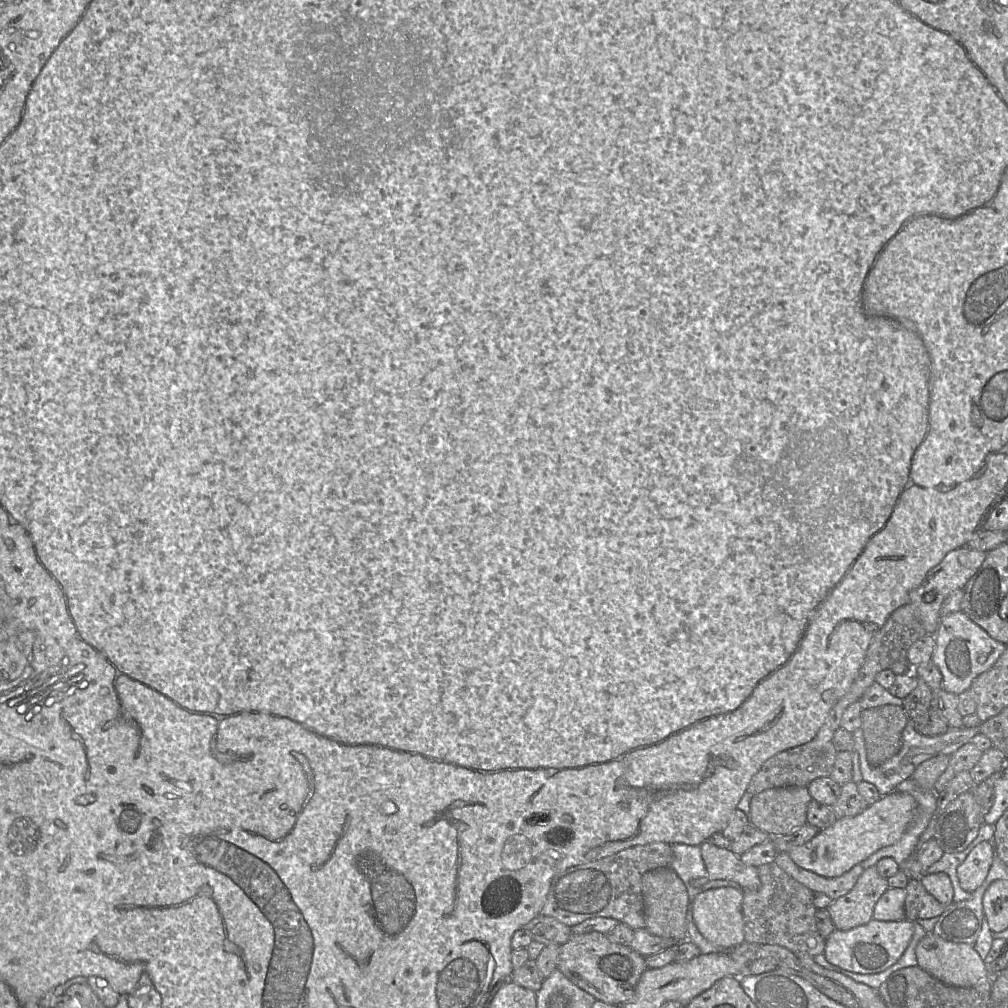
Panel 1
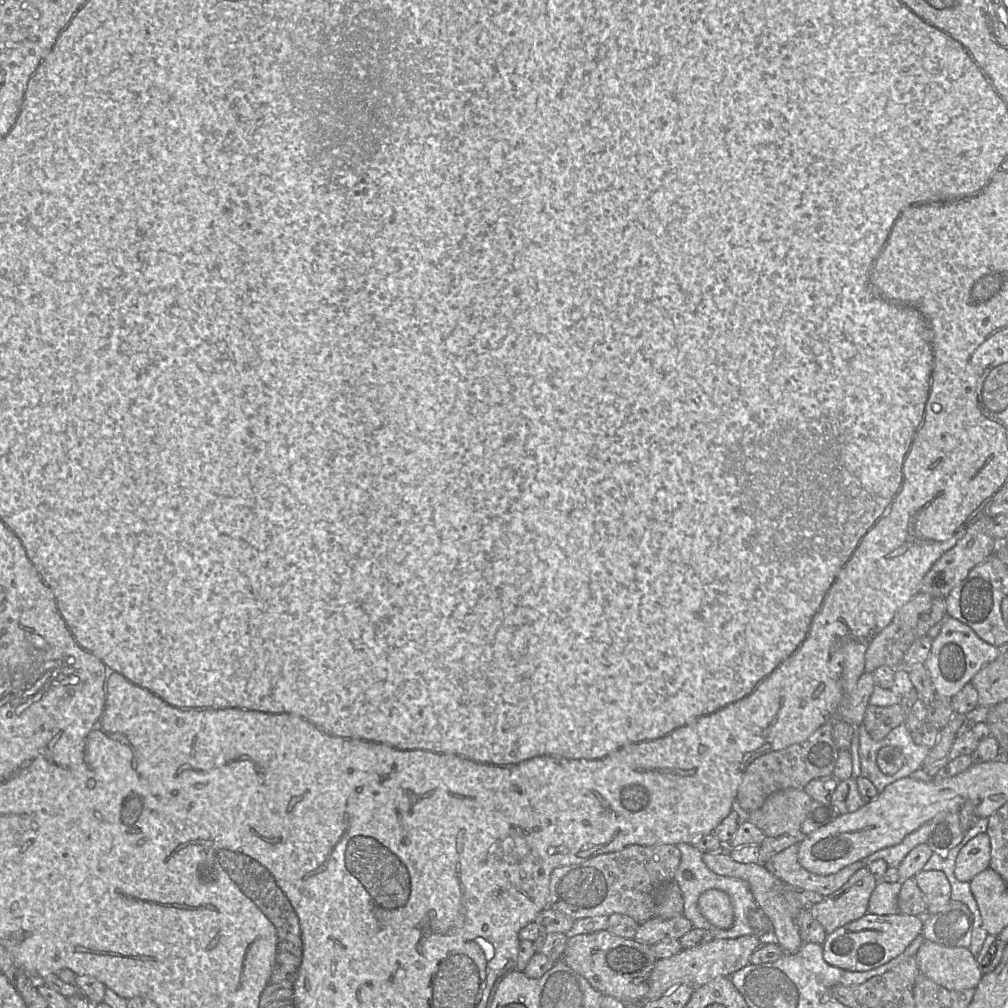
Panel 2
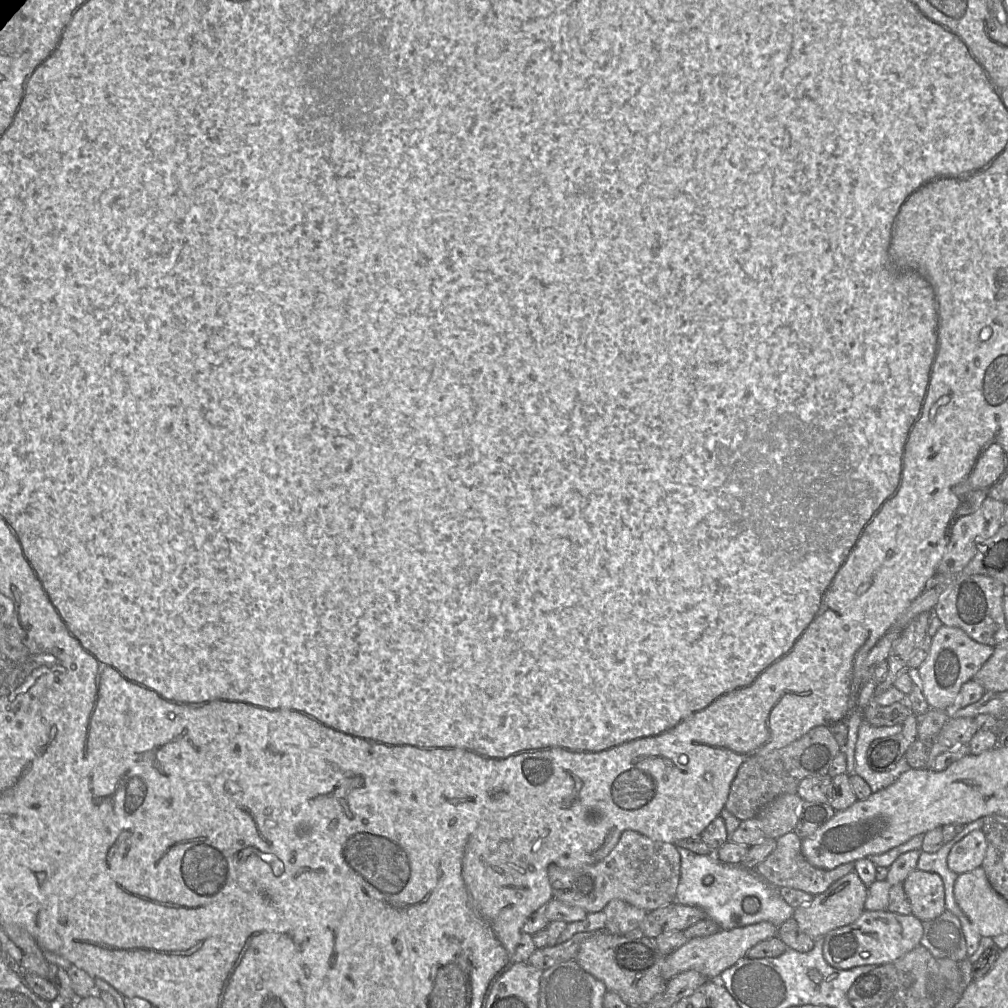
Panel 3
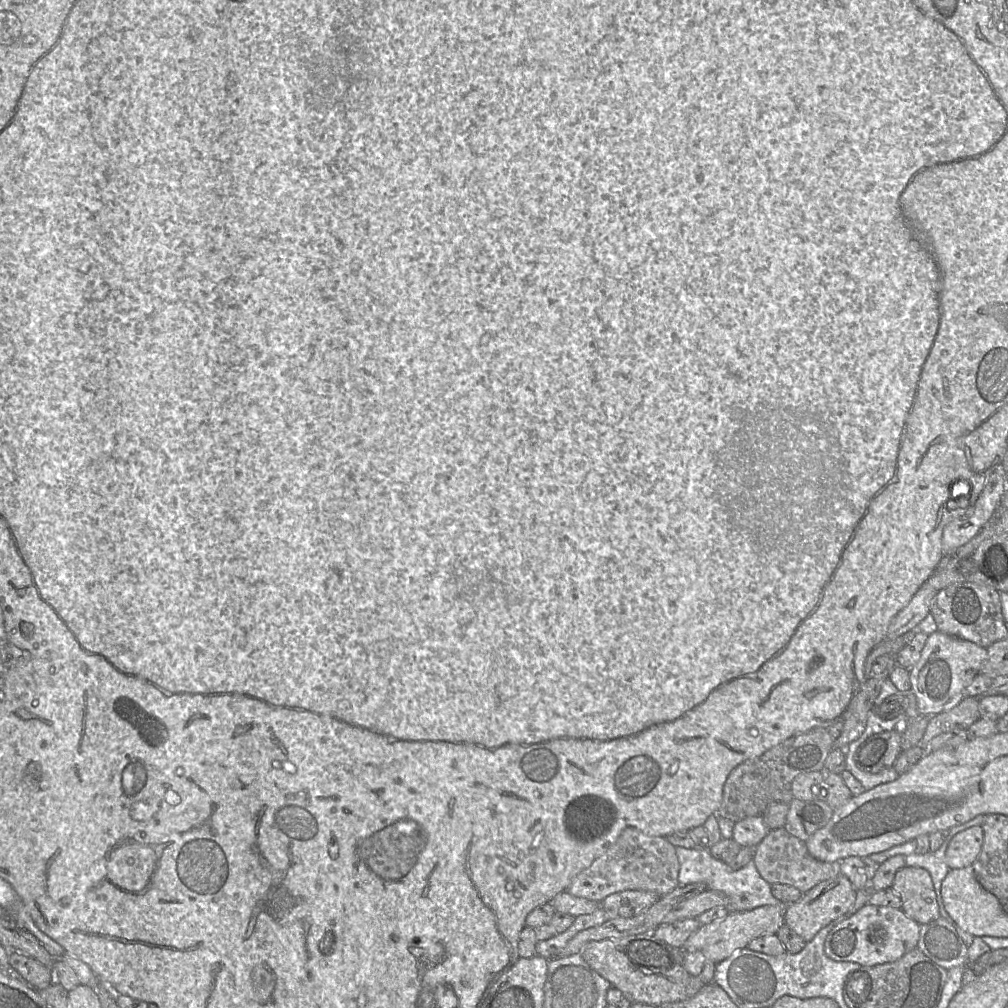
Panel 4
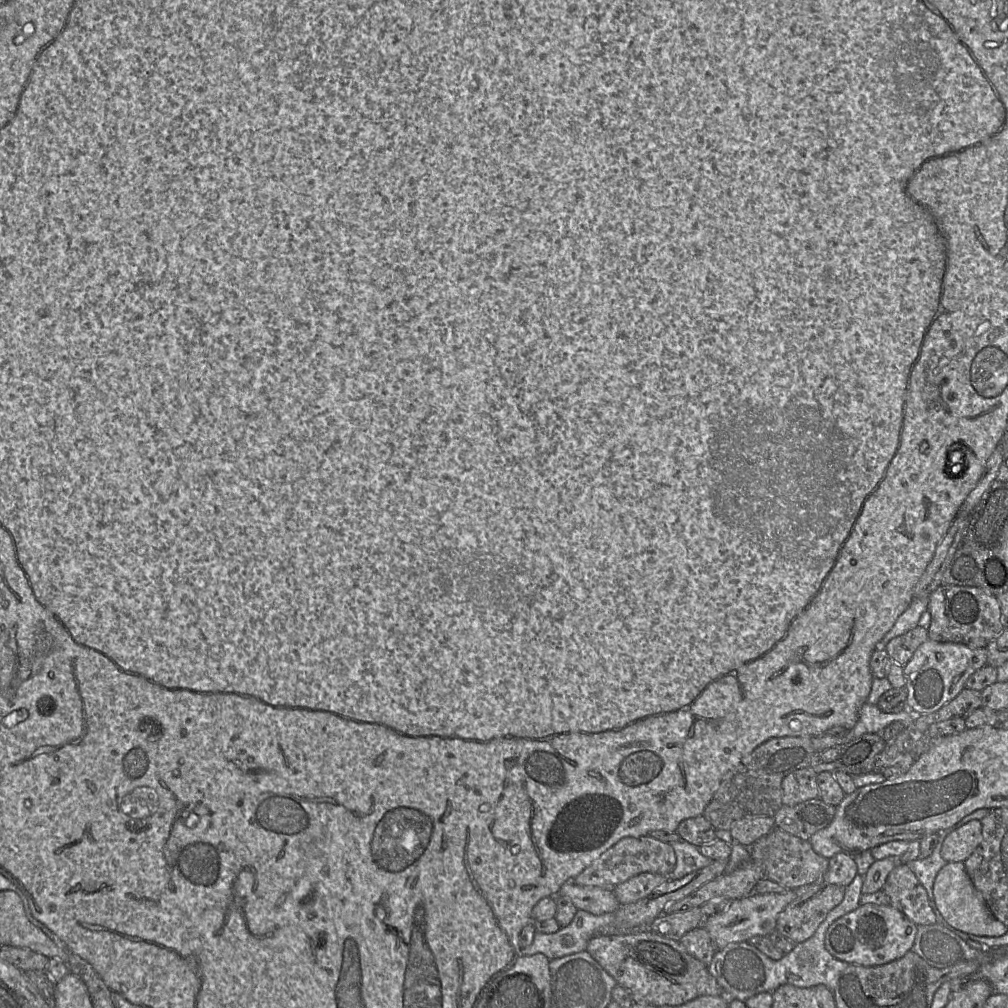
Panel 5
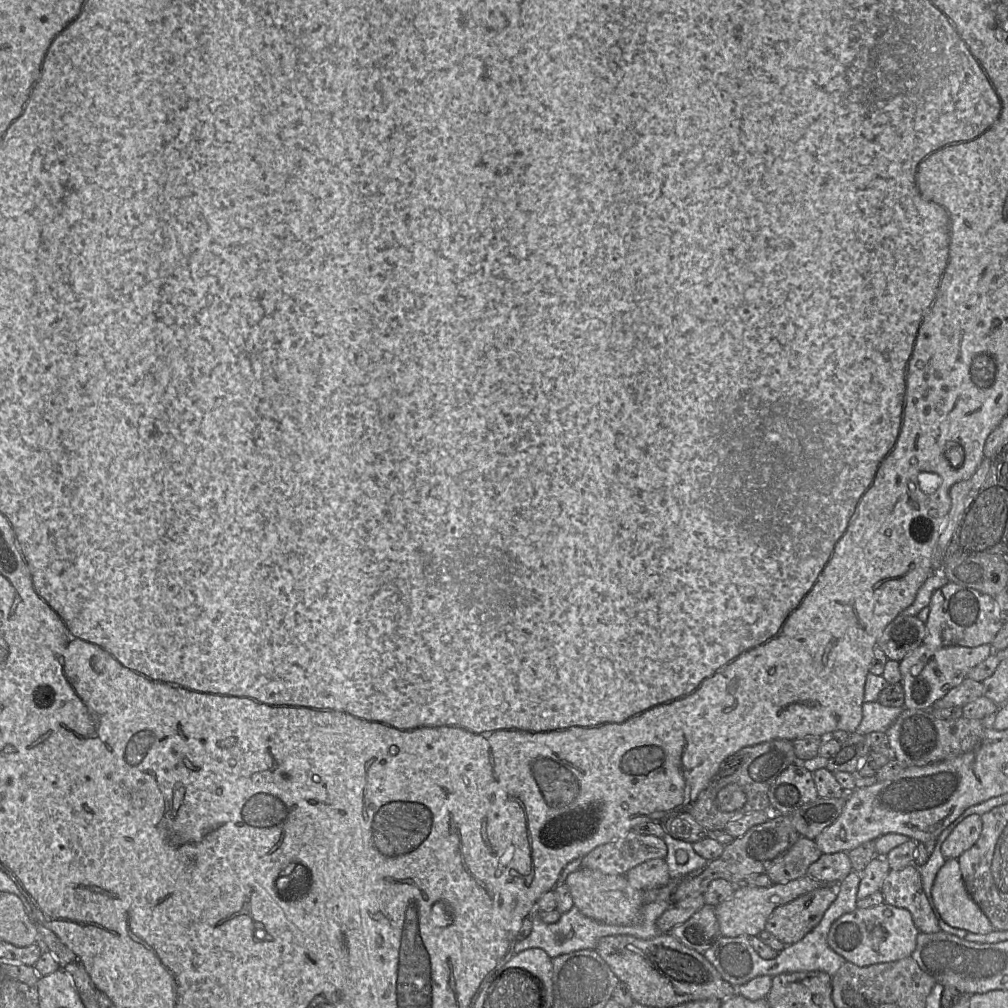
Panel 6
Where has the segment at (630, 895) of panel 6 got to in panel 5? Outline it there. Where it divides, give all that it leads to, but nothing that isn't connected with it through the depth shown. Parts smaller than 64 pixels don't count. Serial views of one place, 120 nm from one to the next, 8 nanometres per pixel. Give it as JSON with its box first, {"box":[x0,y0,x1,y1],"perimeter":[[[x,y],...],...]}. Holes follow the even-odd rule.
{"box":[558,881,620,915],"perimeter":[[[574,881],[564,883],[558,895],[569,897],[577,909],[585,910],[594,915],[615,912],[620,906],[613,889],[580,886]]]}

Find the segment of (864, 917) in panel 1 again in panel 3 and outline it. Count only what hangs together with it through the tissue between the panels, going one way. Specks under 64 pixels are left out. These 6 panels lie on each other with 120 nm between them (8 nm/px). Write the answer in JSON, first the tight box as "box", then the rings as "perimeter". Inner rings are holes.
{"box":[792,871,868,939],"perimeter":[[[852,871],[834,882],[823,893],[813,896],[810,903],[796,907],[792,917],[799,928],[813,939],[824,937],[828,932],[854,922],[862,914],[867,893],[868,886],[862,882],[856,871]]]}

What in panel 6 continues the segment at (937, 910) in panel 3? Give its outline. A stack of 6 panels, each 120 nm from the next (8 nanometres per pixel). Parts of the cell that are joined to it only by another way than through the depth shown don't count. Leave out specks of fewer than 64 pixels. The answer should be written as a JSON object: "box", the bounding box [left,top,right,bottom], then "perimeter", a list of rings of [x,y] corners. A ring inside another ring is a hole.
{"box":[880,864,940,932],"perimeter":[[[913,864],[898,870],[890,870],[880,889],[884,902],[907,909],[920,932],[940,931],[937,919],[922,887],[919,868]]]}

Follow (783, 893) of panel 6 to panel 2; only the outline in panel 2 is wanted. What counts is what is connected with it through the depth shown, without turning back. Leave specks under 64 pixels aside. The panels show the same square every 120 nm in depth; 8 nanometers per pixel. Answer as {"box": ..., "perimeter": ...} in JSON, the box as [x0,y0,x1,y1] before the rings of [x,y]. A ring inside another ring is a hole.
{"box":[644,935,761,1001],"perimeter":[[[744,935],[733,939],[713,939],[706,944],[682,949],[672,957],[657,960],[650,973],[649,990],[644,1001],[657,1000],[682,984],[697,988],[716,978],[730,977],[750,963],[750,956],[761,945],[761,936],[758,935]]]}

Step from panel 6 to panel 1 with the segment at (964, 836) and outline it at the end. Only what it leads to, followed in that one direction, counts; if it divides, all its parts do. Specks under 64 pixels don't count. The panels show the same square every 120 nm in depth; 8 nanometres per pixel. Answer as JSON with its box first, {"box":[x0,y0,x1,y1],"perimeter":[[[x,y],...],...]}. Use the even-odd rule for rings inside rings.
{"box":[957,840,994,893],"perimeter":[[[992,840],[982,841],[967,855],[957,867],[957,877],[960,887],[973,893],[982,885],[993,862],[994,847]]]}

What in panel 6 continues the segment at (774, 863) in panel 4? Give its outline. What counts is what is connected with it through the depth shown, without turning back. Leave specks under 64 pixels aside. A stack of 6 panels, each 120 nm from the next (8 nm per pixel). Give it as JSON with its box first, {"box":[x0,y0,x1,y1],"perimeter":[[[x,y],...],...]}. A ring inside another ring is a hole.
{"box":[766,836,822,883],"perimeter":[[[800,836],[784,857],[771,866],[766,874],[773,883],[787,883],[807,875],[809,866],[821,855],[822,852],[814,840]]]}

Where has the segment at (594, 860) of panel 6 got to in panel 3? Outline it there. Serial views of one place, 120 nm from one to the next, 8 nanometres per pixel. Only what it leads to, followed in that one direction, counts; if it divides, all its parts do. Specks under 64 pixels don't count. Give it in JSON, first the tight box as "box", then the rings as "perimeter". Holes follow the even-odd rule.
{"box":[548,831,681,913],"perimeter":[[[636,831],[622,833],[615,848],[603,860],[576,869],[566,869],[551,864],[548,877],[552,887],[553,898],[570,906],[584,909],[587,913],[599,912],[613,899],[623,900],[647,912],[675,901],[680,880],[681,857],[673,843],[652,840]]]}

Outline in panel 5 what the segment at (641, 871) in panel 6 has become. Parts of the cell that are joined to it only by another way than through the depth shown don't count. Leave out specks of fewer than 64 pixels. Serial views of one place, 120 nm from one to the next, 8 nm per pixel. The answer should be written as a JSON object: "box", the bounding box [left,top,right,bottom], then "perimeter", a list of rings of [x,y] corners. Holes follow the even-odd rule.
{"box":[613,872,669,905],"perimeter":[[[645,872],[618,884],[613,892],[619,903],[625,905],[649,896],[669,879],[669,876]]]}

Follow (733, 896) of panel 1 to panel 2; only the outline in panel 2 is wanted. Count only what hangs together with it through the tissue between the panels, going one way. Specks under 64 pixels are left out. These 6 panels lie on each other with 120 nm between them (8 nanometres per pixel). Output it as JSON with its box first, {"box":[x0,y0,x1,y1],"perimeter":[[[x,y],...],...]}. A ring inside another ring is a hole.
{"box":[698,889,734,929],"perimeter":[[[710,889],[698,900],[701,914],[714,926],[728,929],[734,923],[734,912],[729,896],[720,890]]]}

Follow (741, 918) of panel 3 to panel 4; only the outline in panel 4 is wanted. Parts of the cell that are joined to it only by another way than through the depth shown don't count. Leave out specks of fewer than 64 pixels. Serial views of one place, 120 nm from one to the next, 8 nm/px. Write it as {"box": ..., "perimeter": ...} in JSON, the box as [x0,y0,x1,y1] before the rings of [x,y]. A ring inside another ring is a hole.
{"box":[675,847,782,912],"perimeter":[[[700,847],[675,849],[680,864],[679,885],[703,883],[706,889],[722,892],[727,897],[726,908],[729,912],[747,911],[764,905],[782,903],[772,895],[771,885],[760,876],[753,860],[744,867],[733,870],[727,863],[714,858],[707,849]]]}

